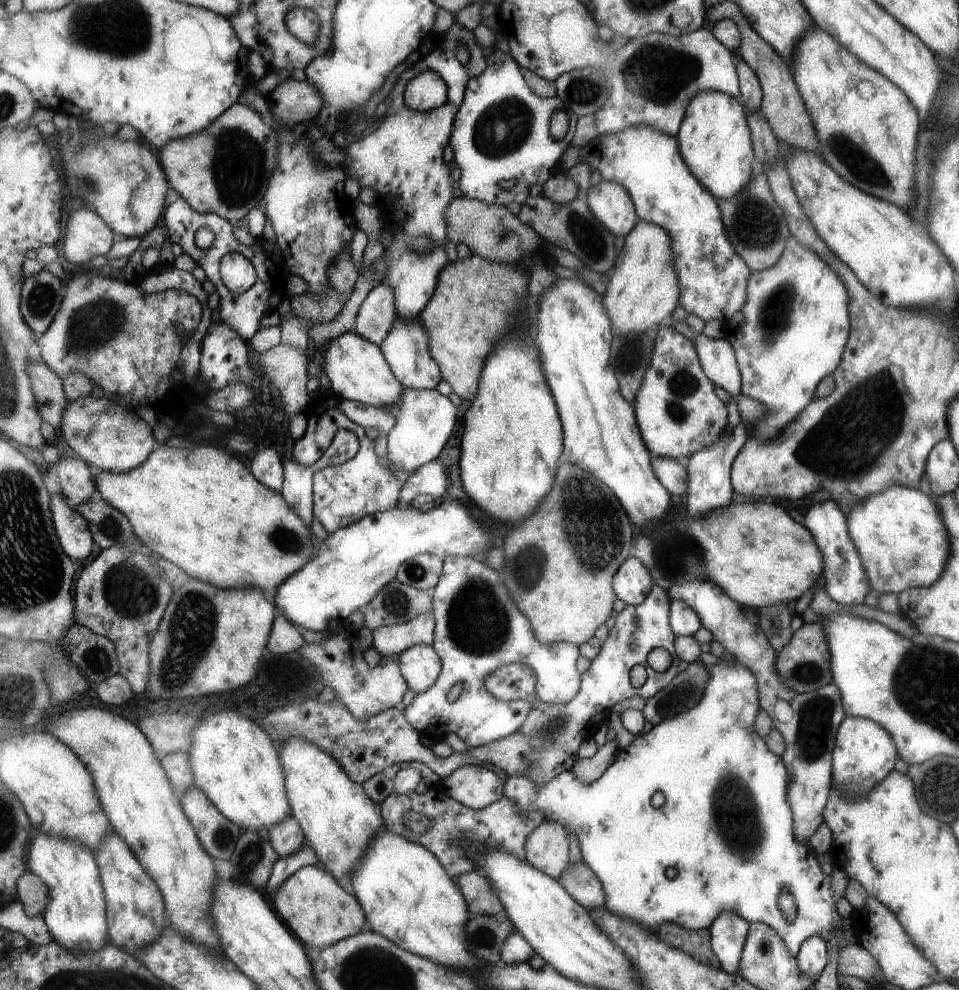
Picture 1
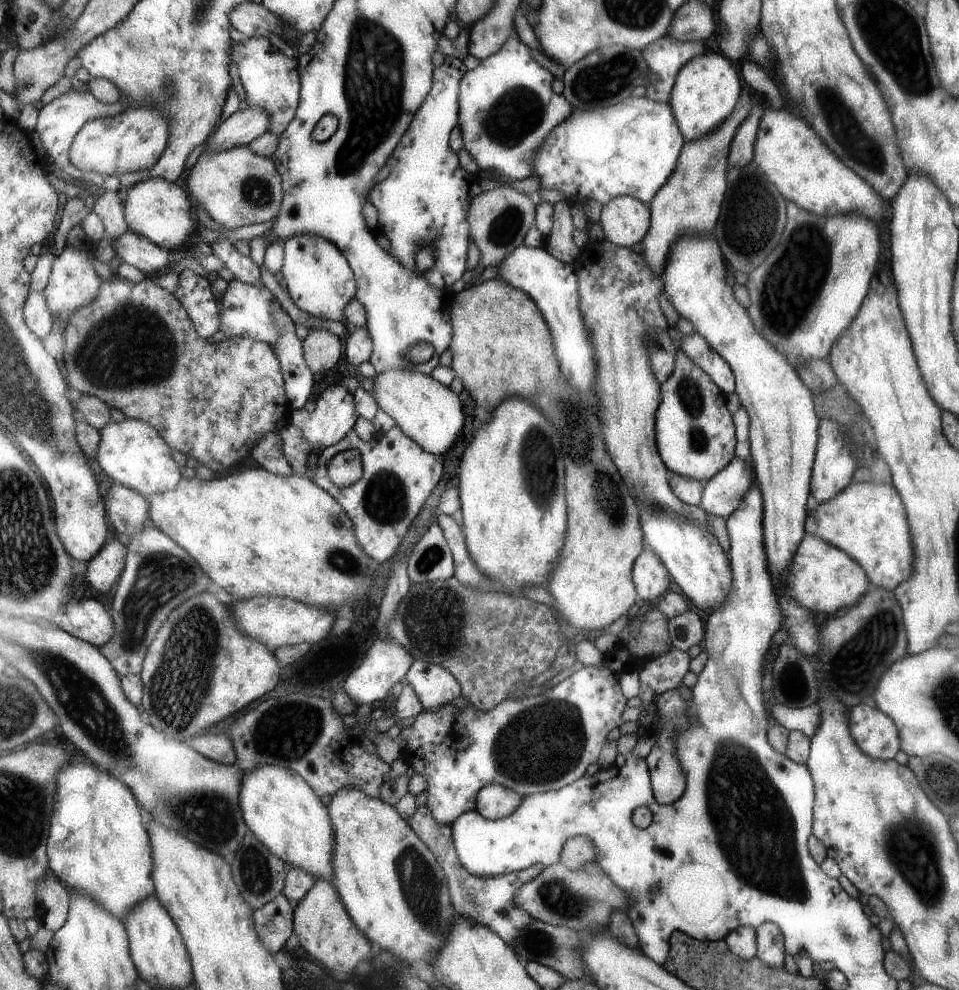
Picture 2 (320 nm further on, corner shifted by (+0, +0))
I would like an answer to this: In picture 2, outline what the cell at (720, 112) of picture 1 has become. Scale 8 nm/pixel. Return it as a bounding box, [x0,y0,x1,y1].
[669,51,741,142]

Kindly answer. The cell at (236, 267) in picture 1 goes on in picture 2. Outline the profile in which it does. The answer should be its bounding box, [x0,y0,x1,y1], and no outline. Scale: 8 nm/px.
[219,280,282,344]

